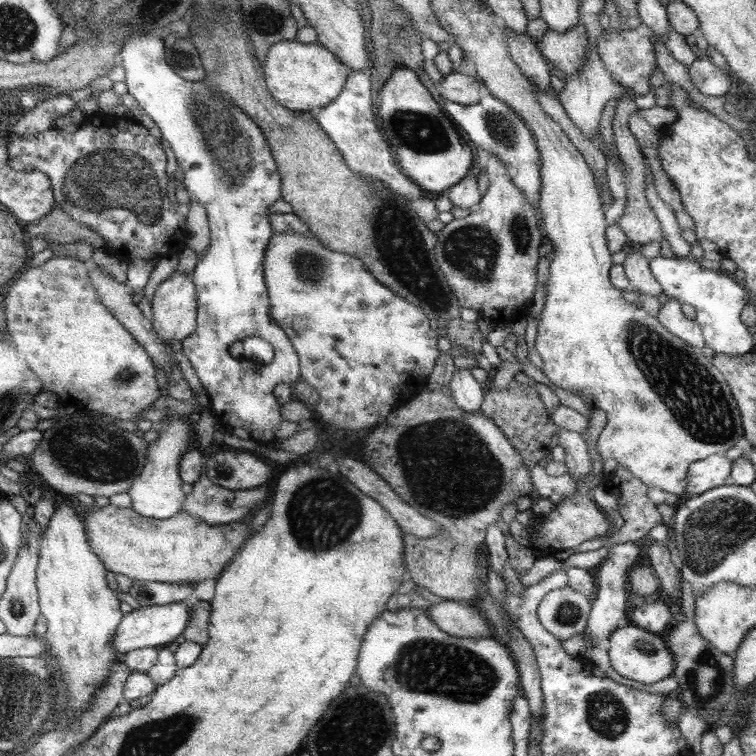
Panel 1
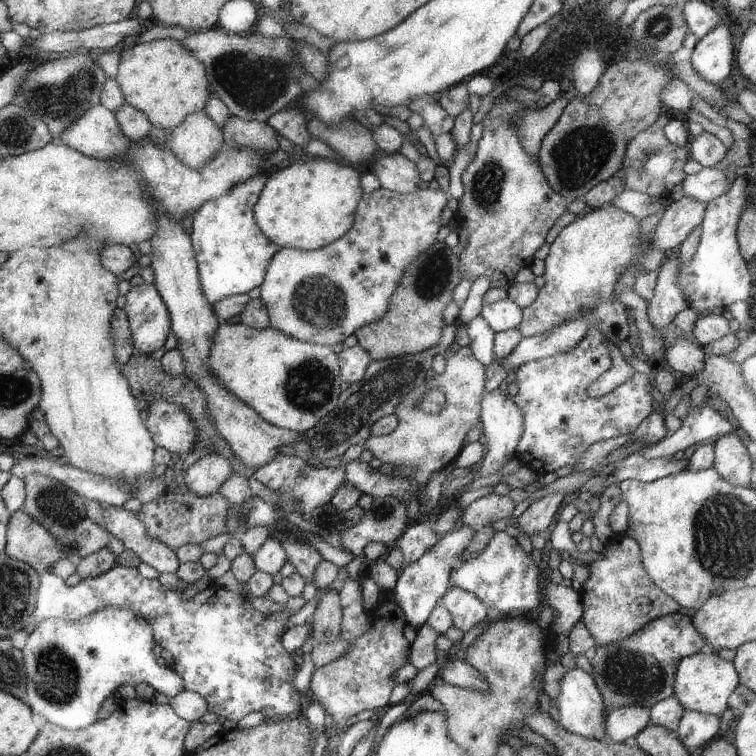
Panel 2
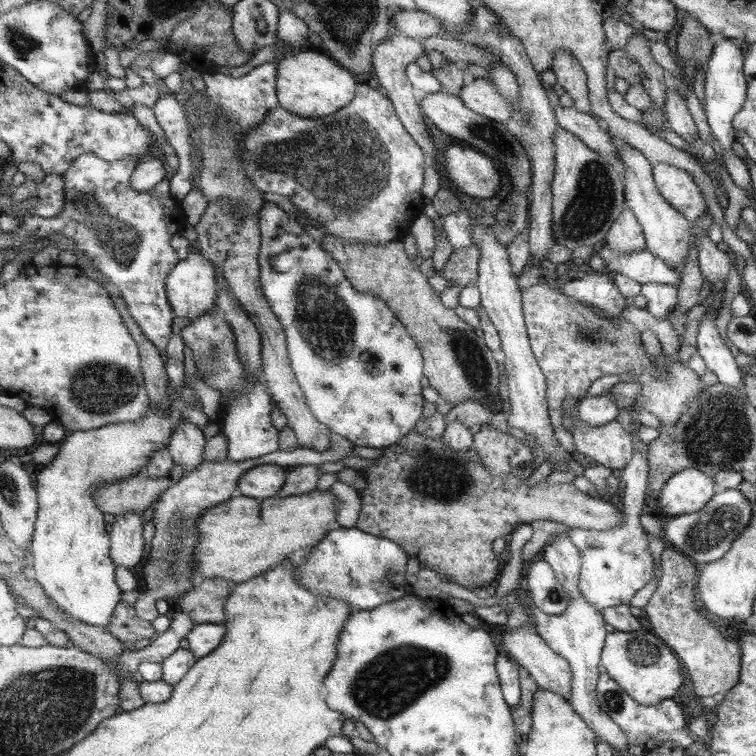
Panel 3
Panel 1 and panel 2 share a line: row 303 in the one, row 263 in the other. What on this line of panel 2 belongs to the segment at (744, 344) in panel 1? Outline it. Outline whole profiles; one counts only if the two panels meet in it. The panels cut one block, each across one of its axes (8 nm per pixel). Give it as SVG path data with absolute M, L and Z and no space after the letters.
M735 178L729 190L711 200L705 208L705 218L701 222L699 244L693 256L683 264L679 262L677 268L677 286L687 308L693 308L699 314L707 314L713 308L727 308L735 302L747 302L751 286L753 286L753 270L749 262L745 262L743 254L739 252L737 244L737 224L745 204L751 198L751 180L749 178Z

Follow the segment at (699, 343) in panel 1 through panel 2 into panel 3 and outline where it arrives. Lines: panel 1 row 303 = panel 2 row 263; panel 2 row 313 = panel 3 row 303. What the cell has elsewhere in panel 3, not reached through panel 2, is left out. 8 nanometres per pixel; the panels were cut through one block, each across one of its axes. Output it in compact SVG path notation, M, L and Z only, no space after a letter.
M645 284L641 286L641 296L647 298L645 310L659 320L667 320L675 312L675 308L679 308L677 286Z

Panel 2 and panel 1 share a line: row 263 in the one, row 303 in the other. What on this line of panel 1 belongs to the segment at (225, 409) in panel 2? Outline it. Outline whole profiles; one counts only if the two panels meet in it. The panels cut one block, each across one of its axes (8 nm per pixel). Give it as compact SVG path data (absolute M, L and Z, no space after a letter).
M175 272L165 282L161 282L151 298L151 324L165 348L171 346L171 340L185 340L197 330L197 290L191 280L191 274Z

